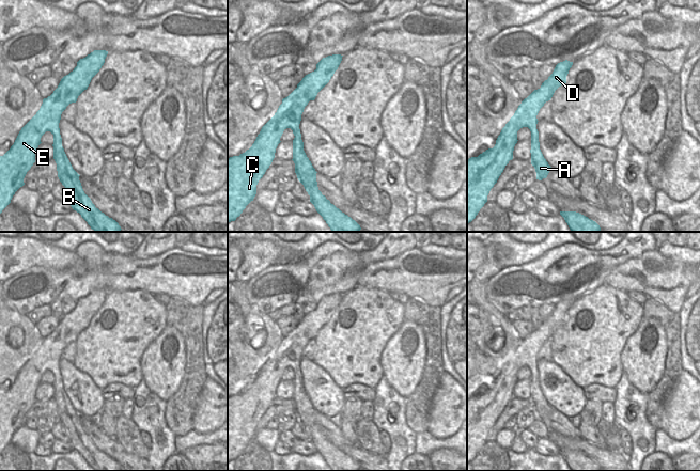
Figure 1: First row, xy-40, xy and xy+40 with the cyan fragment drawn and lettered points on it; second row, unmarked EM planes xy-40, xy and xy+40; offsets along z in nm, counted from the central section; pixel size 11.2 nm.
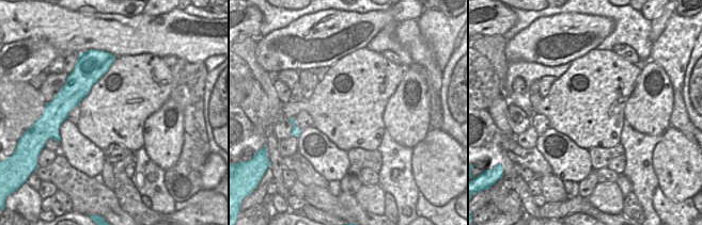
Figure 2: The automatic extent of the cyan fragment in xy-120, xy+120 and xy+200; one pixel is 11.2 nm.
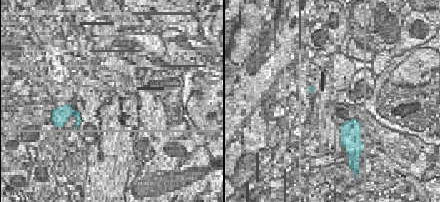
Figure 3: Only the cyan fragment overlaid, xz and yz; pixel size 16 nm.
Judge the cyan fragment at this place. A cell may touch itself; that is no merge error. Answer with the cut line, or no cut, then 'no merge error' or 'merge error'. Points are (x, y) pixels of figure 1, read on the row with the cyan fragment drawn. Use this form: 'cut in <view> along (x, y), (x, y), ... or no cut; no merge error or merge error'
no cut; no merge error

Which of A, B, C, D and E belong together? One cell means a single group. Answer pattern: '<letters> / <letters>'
A B C D E

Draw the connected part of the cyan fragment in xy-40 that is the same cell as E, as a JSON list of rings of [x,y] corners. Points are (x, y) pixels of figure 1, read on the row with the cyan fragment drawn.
[[[94,50],[77,62],[77,66],[64,76],[58,88],[43,104],[36,114],[21,128],[14,144],[0,156],[0,214],[11,203],[15,192],[25,185],[24,178],[35,162],[35,152],[46,131],[53,135],[53,159],[58,177],[69,198],[69,204],[95,232],[120,232],[119,223],[102,213],[84,193],[79,174],[73,169],[62,146],[59,123],[66,107],[76,103],[99,72],[108,54]]]

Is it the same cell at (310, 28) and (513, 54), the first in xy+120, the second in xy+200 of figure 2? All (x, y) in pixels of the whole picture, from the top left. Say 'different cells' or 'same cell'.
same cell

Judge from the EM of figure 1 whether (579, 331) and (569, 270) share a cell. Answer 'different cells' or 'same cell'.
different cells

